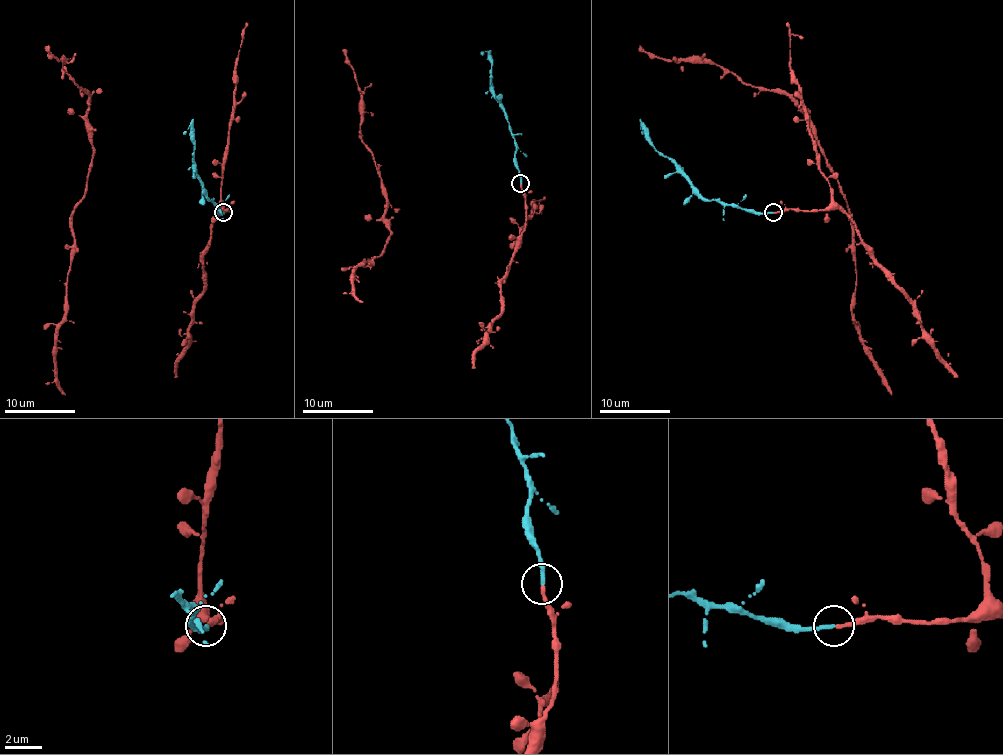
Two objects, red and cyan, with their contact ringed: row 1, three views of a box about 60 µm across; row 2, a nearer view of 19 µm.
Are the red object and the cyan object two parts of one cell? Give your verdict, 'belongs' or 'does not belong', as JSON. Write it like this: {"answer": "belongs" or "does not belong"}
{"answer": "belongs"}

